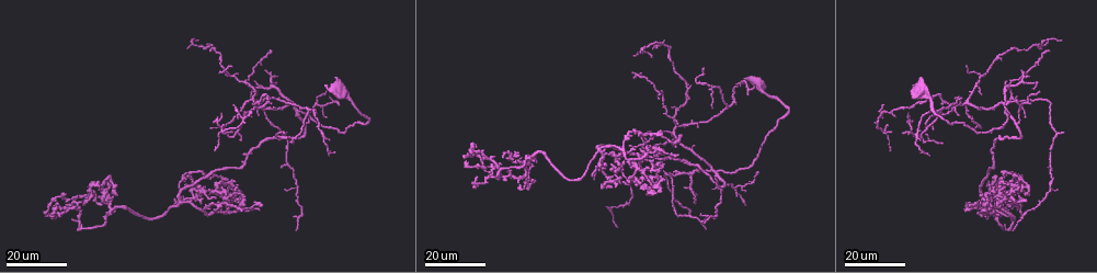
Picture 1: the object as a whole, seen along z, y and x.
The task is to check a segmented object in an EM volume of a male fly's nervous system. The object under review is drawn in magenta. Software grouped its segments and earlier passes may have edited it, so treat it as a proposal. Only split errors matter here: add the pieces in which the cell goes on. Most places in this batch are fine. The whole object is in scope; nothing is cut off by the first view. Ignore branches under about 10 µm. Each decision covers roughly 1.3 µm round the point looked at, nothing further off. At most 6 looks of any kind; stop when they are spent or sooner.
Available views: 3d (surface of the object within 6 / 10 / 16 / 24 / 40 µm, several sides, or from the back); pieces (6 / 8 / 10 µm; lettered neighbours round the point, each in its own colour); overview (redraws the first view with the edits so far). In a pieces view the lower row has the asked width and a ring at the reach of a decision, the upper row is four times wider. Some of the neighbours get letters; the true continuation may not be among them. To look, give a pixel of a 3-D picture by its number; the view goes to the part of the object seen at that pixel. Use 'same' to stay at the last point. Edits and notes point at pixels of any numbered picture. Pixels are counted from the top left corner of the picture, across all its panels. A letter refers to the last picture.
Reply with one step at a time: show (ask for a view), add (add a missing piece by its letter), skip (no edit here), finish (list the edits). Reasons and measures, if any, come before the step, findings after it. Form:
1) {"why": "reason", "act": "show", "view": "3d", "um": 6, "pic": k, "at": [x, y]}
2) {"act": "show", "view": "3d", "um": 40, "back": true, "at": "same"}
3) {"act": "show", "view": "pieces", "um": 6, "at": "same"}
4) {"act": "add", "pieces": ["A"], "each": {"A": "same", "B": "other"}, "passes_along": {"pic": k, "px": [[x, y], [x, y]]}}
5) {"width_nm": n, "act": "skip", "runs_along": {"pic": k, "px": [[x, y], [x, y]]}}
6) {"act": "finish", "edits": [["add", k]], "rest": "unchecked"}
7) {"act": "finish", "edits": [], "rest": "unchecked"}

{"why": "branch stops here", "act": "show", "view": "3d", "um": 16, "pic": 1, "at": [1048, 49]}

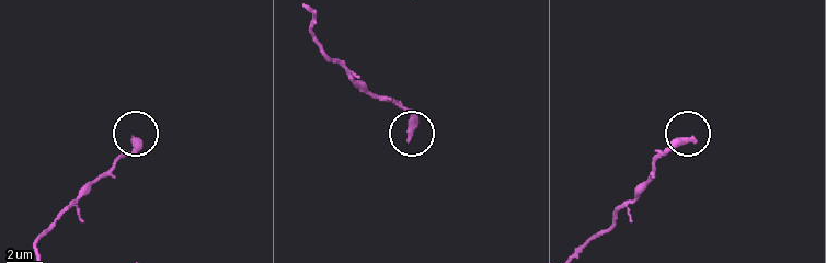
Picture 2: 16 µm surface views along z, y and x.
{"why": "see the neighbours", "act": "show", "view": "pieces", "um": 6, "pic": 2, "at": [693, 137]}

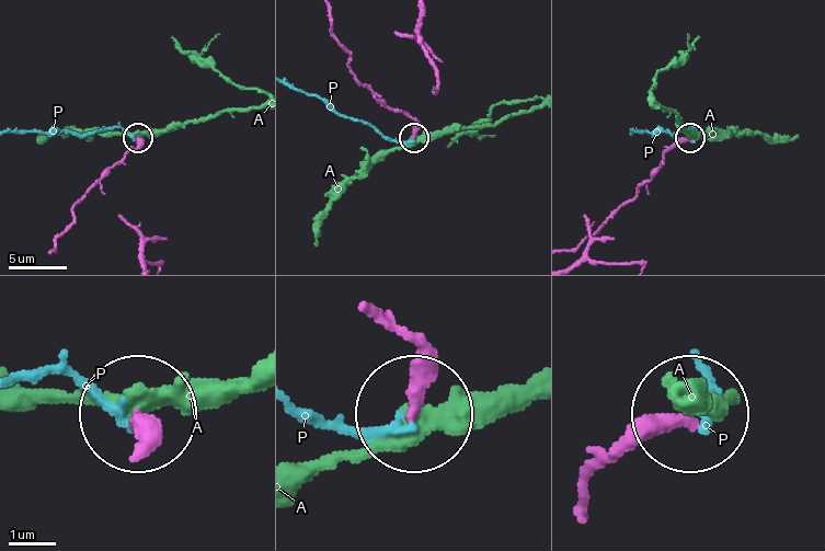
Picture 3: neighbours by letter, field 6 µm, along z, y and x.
{"width_nm": 310, "act": "skip", "each": {"A": "other", "P": "other"}, "found": "no lettered piece goes on from it"}

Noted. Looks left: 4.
{"why": "free end", "act": "show", "view": "3d", "um": 24, "pic": 1, "at": [197, 41]}

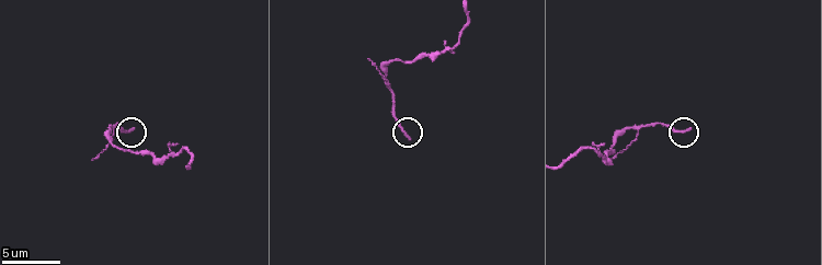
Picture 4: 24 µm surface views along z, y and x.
{"act": "show", "view": "pieces", "um": 10, "pic": 4, "at": [410, 136]}

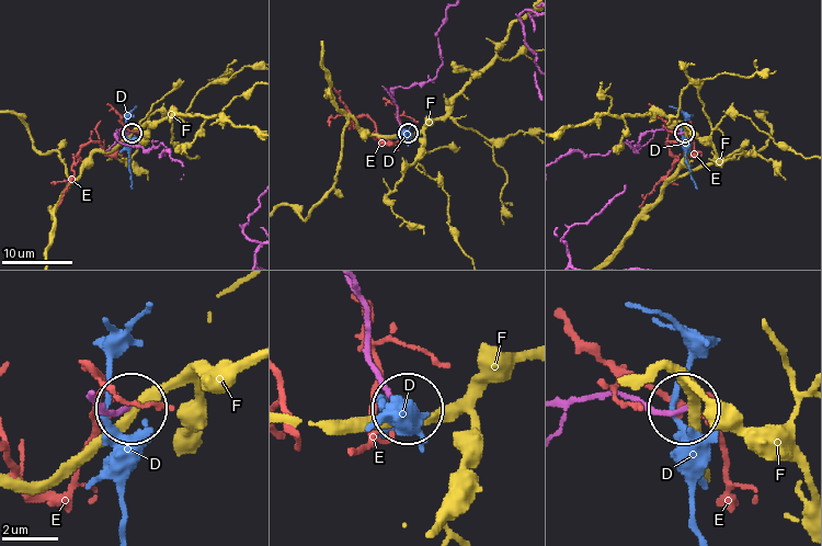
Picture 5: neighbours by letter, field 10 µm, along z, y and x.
{"act": "skip", "each": {"D": "other", "E": "other", "F": "other"}, "runs_along": {"pic": 5, "px": [[563, 405], [619, 390], [654, 410], [681, 412]]}, "found": "no lettered piece goes on from it"}

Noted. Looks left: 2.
{"why": "branch stops here", "act": "show", "view": "3d", "um": 16, "pic": 1, "at": [44, 215]}

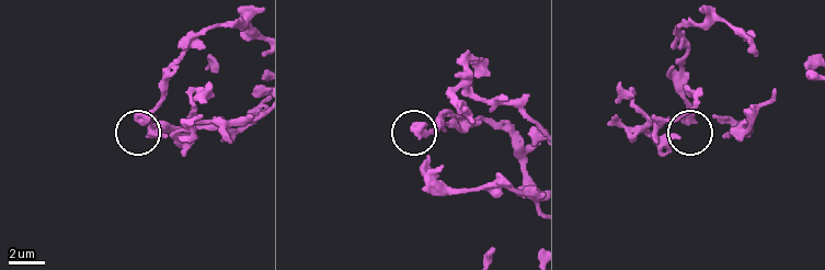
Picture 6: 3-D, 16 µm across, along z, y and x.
{"act": "show", "view": "pieces", "um": 10, "pic": 6, "at": [415, 127]}

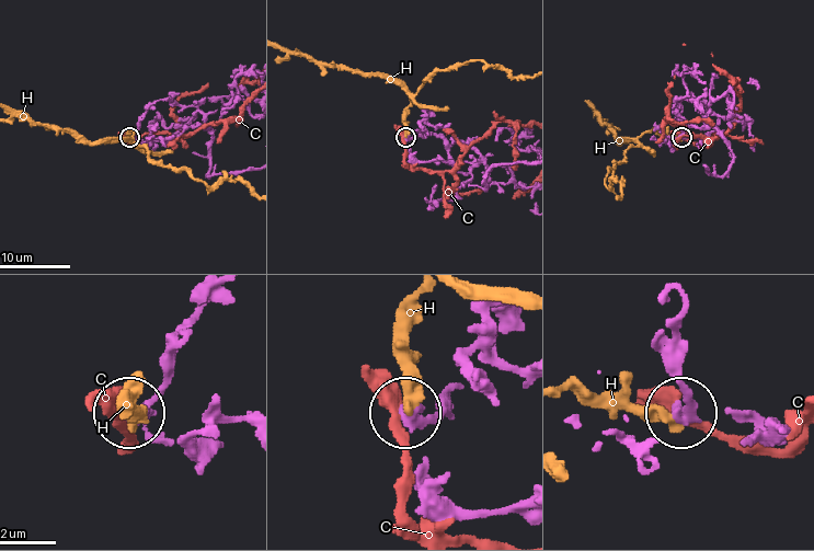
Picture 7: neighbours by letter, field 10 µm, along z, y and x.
{"act": "skip", "each": {"C": "other", "H": "other"}, "runs_along": {"pic": 7, "px": [[681, 310], [681, 409]]}, "found": "none of them fits"}

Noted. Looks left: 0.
{"act": "finish", "edits": [], "rest": "unchecked"}

